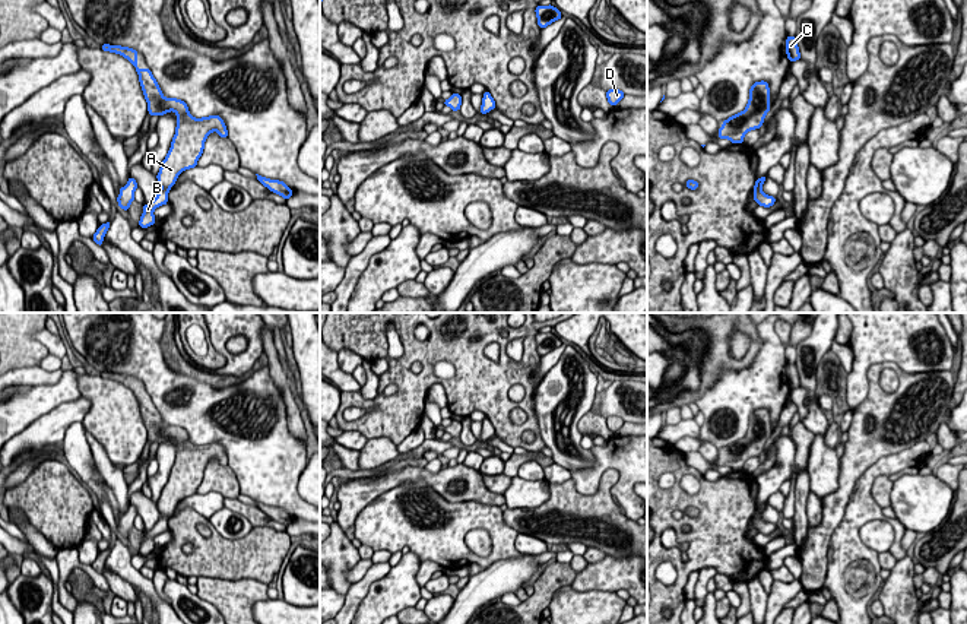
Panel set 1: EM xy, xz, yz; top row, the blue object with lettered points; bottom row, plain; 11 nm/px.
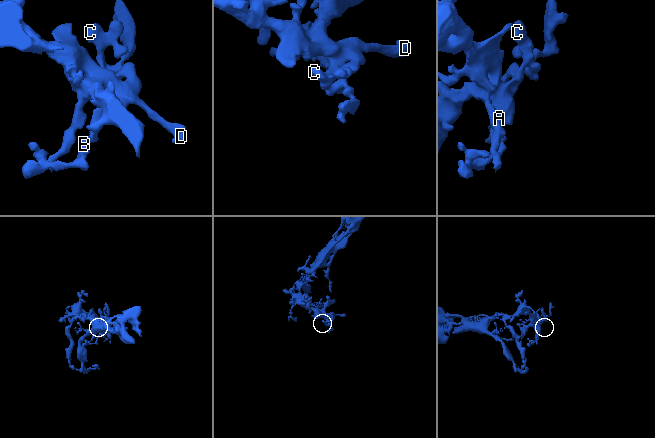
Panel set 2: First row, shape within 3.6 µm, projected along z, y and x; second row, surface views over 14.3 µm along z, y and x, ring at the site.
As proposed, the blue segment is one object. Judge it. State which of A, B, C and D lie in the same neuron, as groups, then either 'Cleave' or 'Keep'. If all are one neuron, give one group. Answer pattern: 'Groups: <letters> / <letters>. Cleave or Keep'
Groups: A B C D. Keep

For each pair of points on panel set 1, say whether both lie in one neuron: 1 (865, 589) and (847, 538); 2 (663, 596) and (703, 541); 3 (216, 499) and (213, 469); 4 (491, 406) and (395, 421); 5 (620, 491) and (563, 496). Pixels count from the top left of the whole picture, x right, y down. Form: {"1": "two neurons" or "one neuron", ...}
{"1": "one neuron", "2": "one neuron", "3": "two neurons", "4": "one neuron", "5": "two neurons"}

